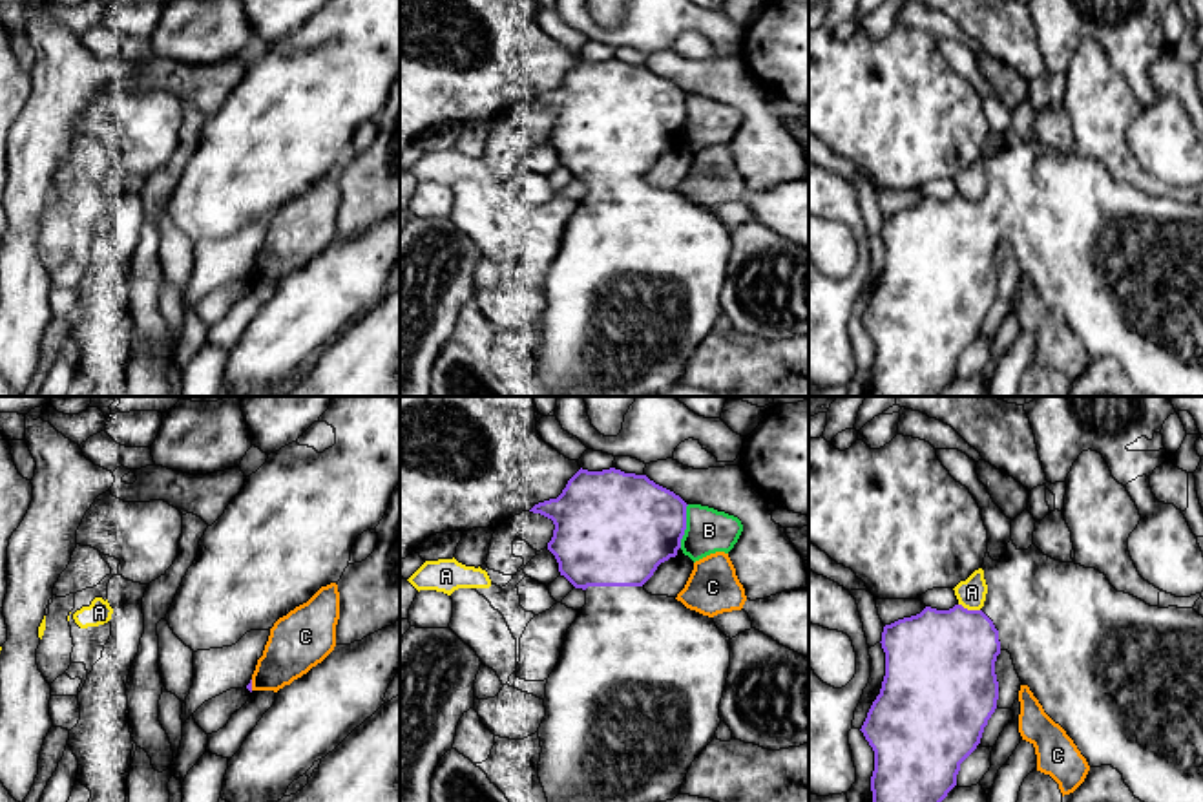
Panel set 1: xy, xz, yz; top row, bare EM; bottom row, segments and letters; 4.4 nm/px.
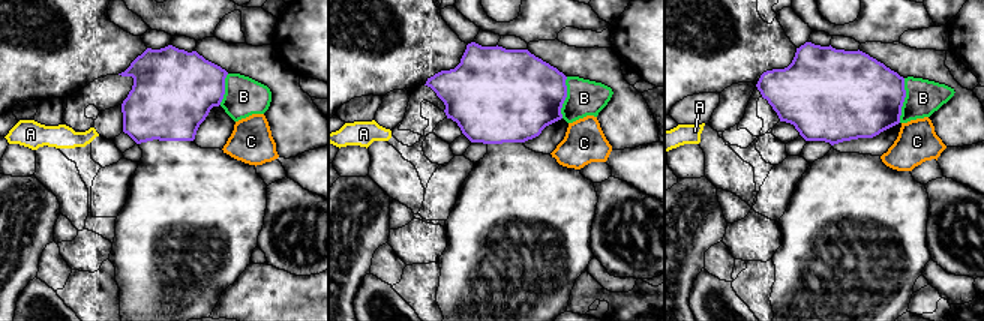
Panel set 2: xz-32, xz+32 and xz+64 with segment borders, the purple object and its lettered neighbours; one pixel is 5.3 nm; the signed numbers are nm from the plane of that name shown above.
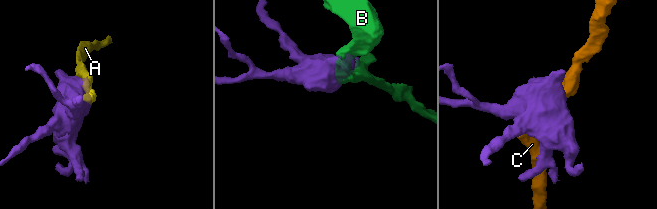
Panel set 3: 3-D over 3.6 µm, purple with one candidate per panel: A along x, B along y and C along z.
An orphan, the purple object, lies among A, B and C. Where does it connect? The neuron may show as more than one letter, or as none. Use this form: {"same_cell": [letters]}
{"same_cell": []}

